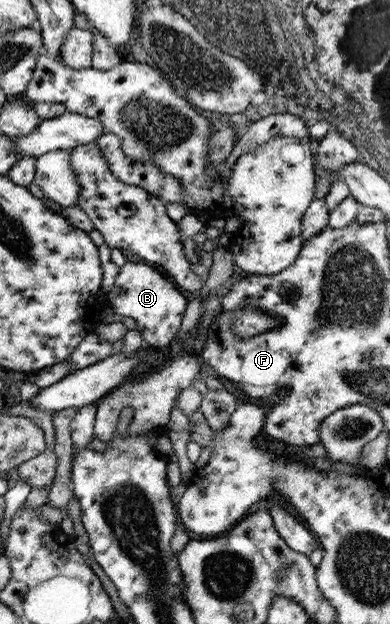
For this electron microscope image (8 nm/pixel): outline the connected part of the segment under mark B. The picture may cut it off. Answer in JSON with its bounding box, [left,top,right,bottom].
[105,261,186,350]

